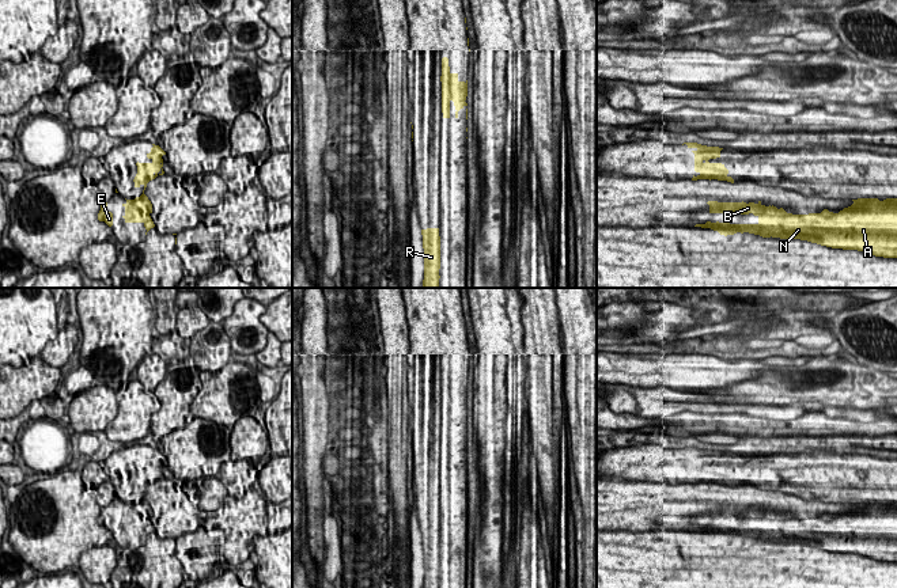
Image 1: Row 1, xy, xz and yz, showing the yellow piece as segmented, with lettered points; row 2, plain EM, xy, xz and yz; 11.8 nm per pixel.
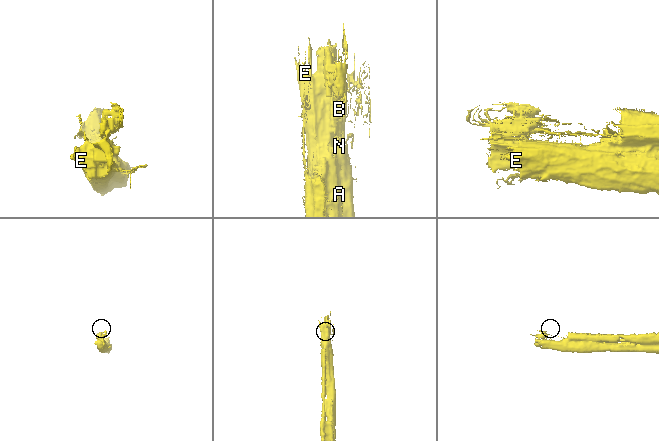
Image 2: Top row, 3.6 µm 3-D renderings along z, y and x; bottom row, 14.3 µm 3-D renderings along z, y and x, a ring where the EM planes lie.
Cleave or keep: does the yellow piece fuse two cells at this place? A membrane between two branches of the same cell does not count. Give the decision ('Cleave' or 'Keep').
Cleave

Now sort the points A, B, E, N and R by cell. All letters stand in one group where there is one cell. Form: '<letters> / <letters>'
A N R / B E

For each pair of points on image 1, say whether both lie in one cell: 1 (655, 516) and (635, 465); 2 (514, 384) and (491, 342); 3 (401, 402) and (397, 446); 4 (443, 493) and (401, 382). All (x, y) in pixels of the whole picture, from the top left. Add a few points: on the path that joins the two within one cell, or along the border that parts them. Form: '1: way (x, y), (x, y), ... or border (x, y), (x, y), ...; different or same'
1: border (610, 478), (663, 481), (673, 485); different
2: way (508, 374), (508, 364), (500, 353); same
3: border (389, 420), (392, 417), (405, 418), (409, 427); different
4: border (407, 374), (411, 425); different

